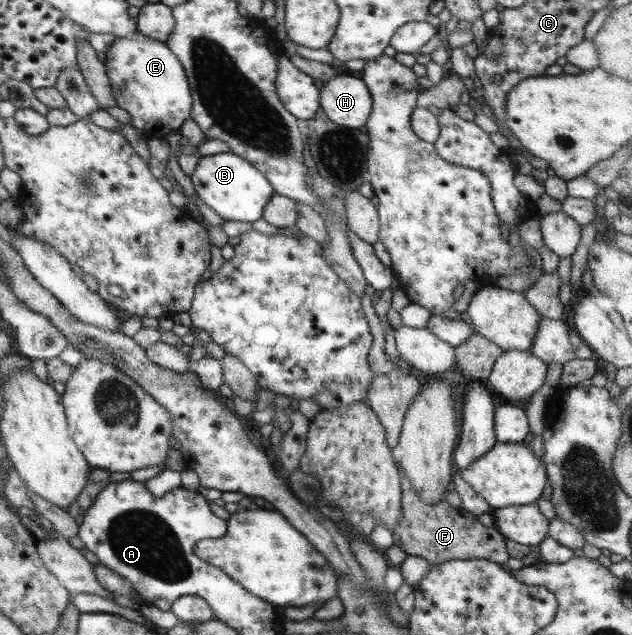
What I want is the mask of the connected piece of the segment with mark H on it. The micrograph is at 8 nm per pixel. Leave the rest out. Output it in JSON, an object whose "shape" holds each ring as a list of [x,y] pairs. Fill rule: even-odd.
{"shape":[[[350,74],[336,75],[324,82],[319,100],[330,121],[350,129],[364,130],[373,108],[364,80]]]}

